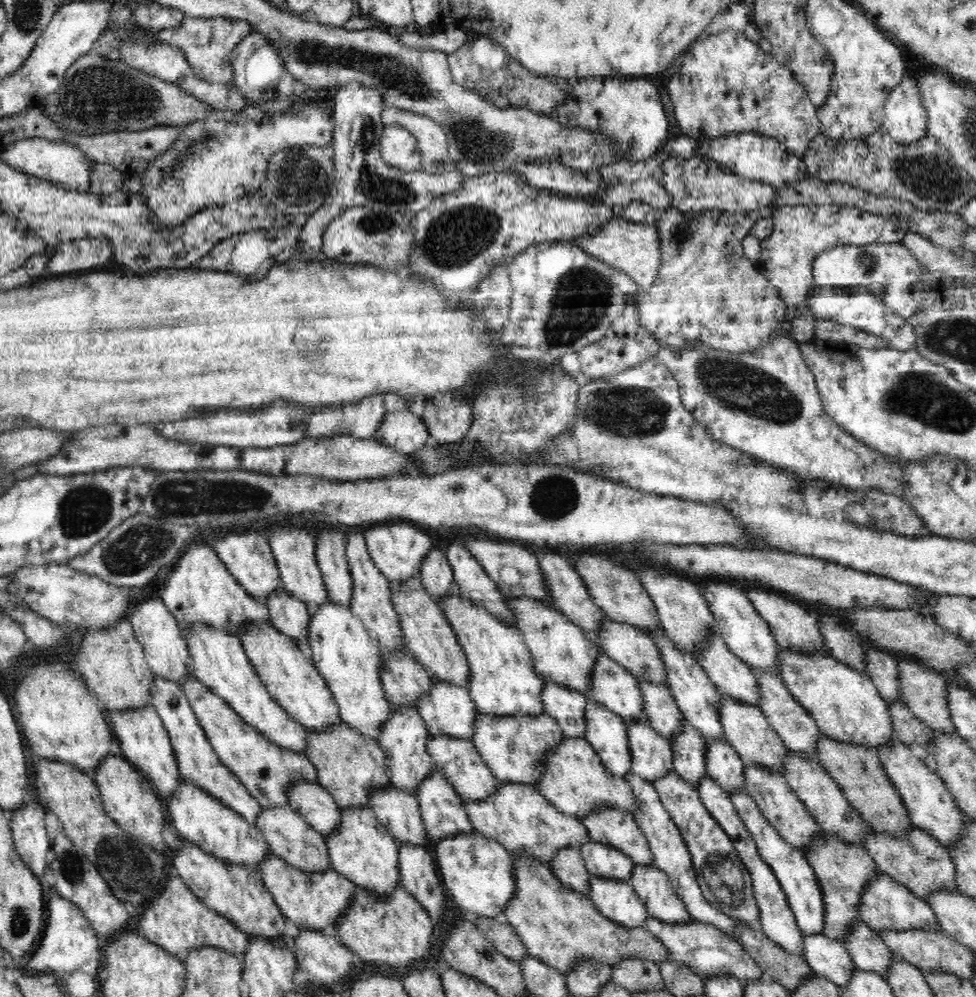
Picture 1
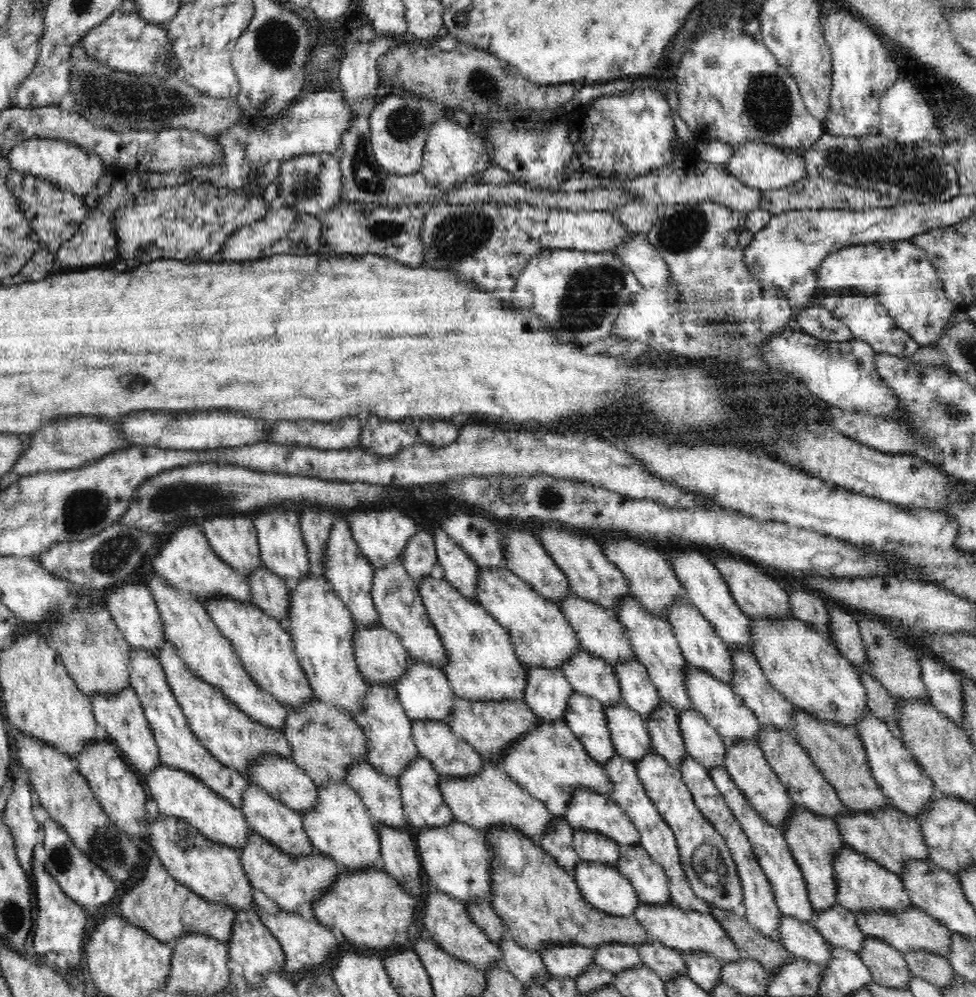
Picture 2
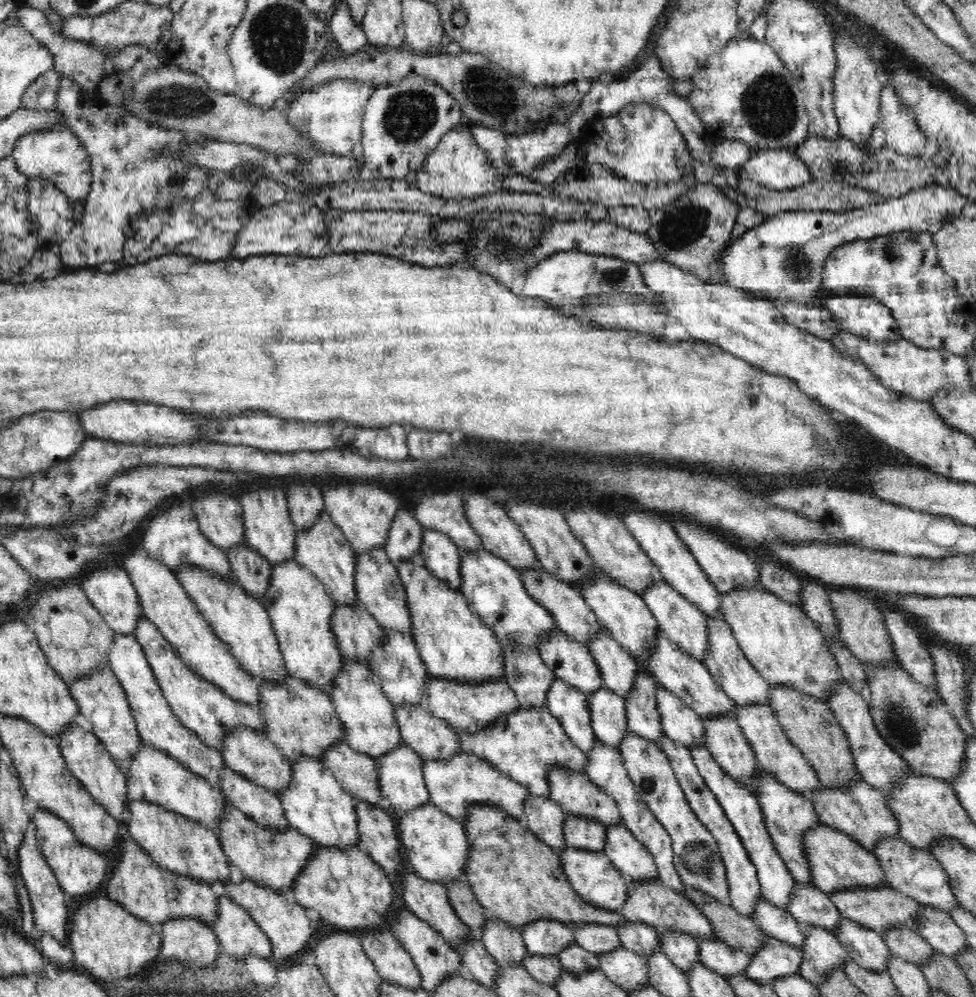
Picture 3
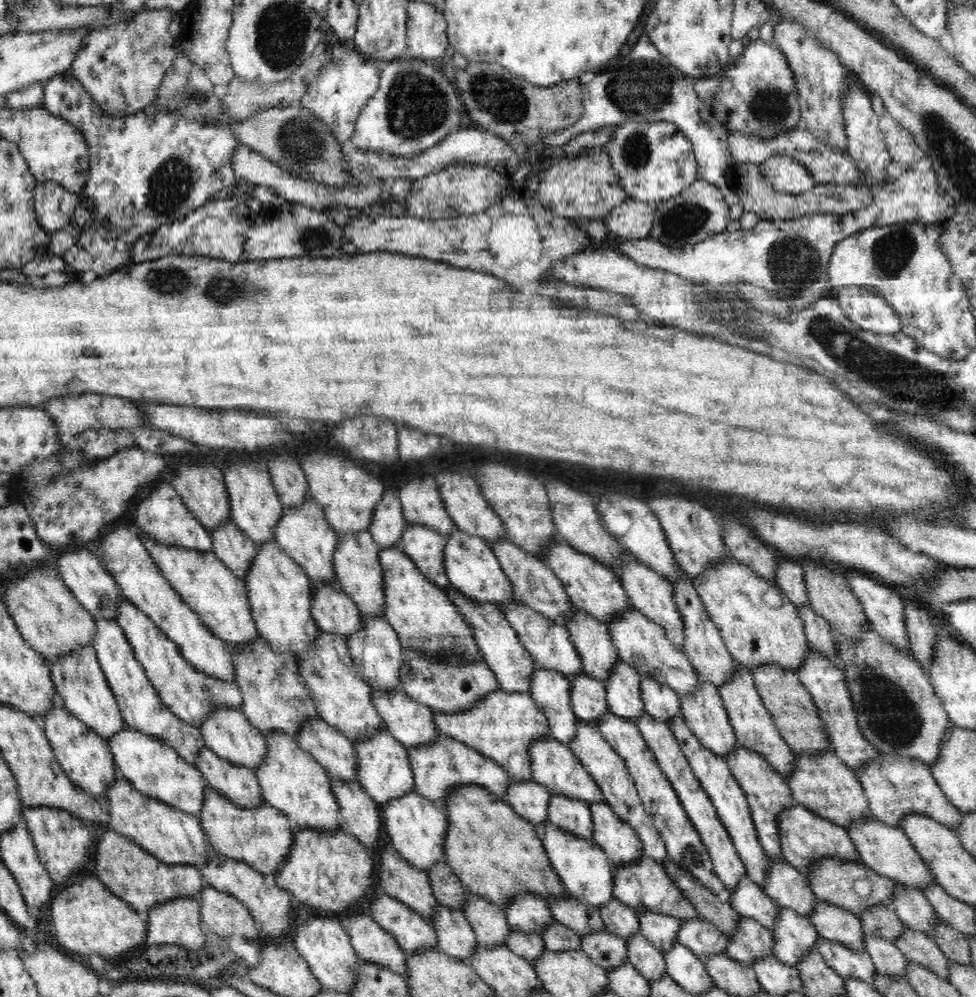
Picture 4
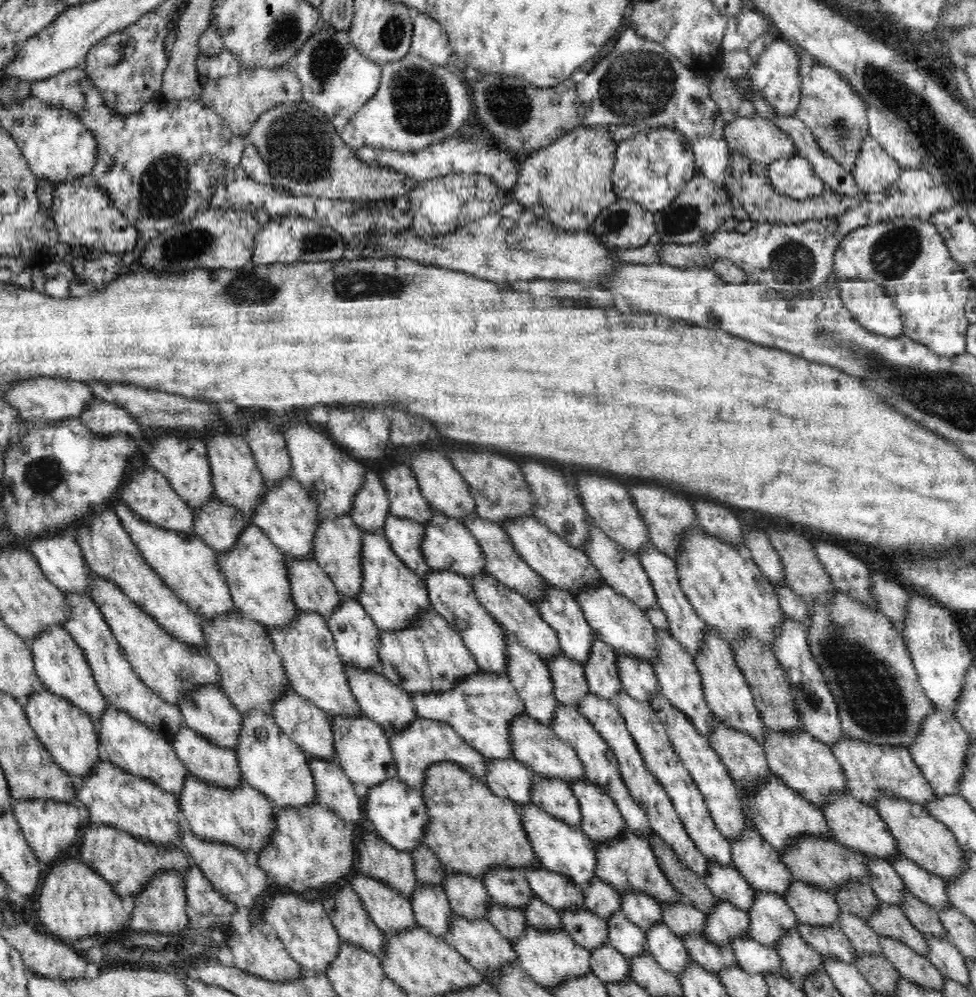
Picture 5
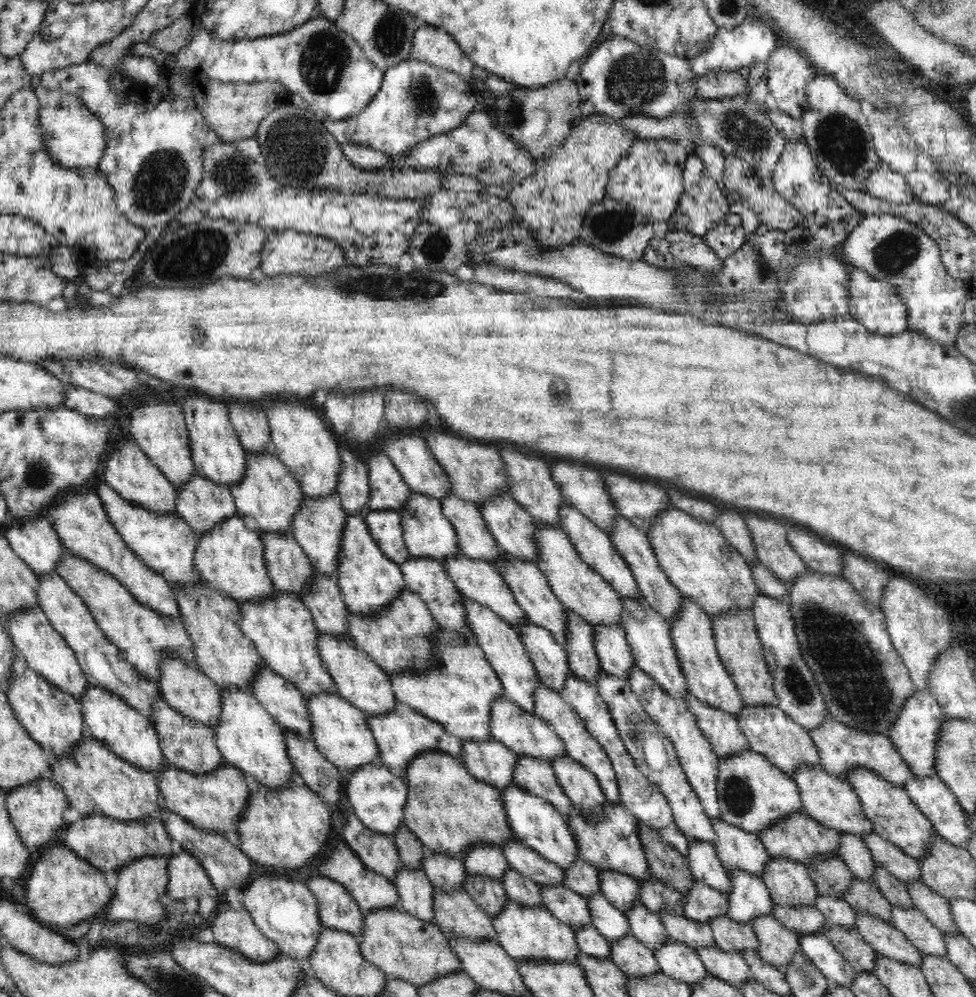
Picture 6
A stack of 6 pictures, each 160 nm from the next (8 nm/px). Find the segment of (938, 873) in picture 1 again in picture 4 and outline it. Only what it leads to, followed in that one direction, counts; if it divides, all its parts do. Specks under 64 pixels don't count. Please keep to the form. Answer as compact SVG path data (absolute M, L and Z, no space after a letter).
M832 750L822 752L818 758L805 758L797 754L795 762L792 776L788 776L786 782L796 803L844 828L862 817L874 819L855 770L848 767Z

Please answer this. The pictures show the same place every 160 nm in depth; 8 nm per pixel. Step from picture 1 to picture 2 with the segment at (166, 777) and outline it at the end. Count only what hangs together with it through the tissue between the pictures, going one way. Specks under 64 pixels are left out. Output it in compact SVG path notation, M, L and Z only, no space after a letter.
M127 686L117 693L92 693L92 711L98 725L105 726L108 735L118 743L118 752L123 761L132 768L134 772L141 777L152 774L160 764L158 747L156 747L156 739L150 731L150 723L146 721L144 715L144 707L140 705L140 700L135 690L131 686Z

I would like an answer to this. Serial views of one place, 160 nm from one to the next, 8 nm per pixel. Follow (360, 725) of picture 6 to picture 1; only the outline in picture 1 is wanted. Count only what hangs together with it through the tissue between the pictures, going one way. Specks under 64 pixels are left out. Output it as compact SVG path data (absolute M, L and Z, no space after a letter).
M432 770L432 774L428 774L428 778L418 785L415 797L432 843L474 831L463 806L462 795L437 770Z

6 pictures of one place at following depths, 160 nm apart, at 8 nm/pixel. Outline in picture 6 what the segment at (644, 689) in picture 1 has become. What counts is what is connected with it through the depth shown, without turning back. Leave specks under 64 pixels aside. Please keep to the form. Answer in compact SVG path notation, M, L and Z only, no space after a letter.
M508 555L503 561L496 561L493 567L510 587L516 602L527 614L527 618L534 624L549 630L556 641L563 646L566 638L566 609L568 608L565 608L560 599L556 598L552 587L548 584L548 579L542 574L537 564L532 561L522 562L520 559Z

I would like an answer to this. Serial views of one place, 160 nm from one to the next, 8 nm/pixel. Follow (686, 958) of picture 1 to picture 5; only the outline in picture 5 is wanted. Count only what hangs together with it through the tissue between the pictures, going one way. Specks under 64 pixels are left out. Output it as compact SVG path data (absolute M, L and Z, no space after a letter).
M629 828L626 829L624 838L612 840L610 844L596 844L596 859L595 874L618 892L640 891L654 897L660 903L680 901L681 899L686 901L666 878L650 847L649 840L637 836Z

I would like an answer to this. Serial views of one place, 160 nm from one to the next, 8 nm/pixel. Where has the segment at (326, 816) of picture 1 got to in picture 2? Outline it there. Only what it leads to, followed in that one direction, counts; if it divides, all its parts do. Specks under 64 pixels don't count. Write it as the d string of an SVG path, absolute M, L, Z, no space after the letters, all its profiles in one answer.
M264 753L250 766L250 777L262 790L298 813L318 802L318 786L290 757Z

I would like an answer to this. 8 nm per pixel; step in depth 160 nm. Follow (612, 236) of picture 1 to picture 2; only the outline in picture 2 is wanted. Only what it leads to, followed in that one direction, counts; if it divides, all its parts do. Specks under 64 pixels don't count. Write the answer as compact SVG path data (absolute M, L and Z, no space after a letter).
M630 234L629 240L612 254L632 270L644 289L668 289L671 286L668 264L648 241L647 235Z

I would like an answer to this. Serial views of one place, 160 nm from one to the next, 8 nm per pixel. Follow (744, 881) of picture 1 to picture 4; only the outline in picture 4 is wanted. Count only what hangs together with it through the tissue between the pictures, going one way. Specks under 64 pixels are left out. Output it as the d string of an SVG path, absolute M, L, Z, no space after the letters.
M610 711L608 714L604 714L602 718L598 718L597 730L612 746L612 749L625 760L626 767L632 776L644 808L651 816L655 827L659 830L661 839L666 844L668 858L672 859L676 865L680 865L680 867L692 873L702 886L710 889L713 893L717 894L723 890L724 883L713 869L713 862L710 859L710 854L706 851L706 847L704 847L704 843L702 843L702 839L700 839L700 834L697 833L696 827L681 805L674 787L658 767L656 757L650 751L648 743L644 741L644 737L638 731L635 722L617 716Z

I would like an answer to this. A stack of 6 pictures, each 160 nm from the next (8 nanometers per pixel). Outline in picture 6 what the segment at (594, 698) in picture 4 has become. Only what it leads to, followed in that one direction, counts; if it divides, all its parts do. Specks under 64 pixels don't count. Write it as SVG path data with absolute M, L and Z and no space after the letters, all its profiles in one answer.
M530 619L515 628L521 634L523 645L532 659L541 683L560 692L567 678L573 674L564 647L549 630L534 624Z

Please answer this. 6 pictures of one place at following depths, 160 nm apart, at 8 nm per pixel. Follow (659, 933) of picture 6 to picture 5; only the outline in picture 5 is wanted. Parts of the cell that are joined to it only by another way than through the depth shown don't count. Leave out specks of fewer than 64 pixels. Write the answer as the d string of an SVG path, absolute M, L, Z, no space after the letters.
M663 921L655 922L646 932L647 950L666 971L682 972L691 957L683 940Z

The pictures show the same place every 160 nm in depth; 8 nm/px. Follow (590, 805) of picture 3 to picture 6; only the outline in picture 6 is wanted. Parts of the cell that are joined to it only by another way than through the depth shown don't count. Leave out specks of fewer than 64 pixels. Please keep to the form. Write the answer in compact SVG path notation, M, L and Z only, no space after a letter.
M504 697L496 699L490 710L490 735L517 756L530 758L542 758L550 762L554 758L566 756L566 747L562 740L554 733L554 730L542 718L521 710L521 707Z

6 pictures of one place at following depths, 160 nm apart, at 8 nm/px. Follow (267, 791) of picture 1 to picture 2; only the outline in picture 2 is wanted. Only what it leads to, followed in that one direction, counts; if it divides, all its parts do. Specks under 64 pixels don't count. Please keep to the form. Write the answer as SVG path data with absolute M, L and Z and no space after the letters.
M166 641L159 647L157 659L199 744L210 751L225 767L237 770L250 784L256 785L248 770L252 764L256 764L255 760L260 755L274 753L291 758L290 746L281 730L251 720L242 710L230 704L224 693L197 677L185 666L171 642Z

